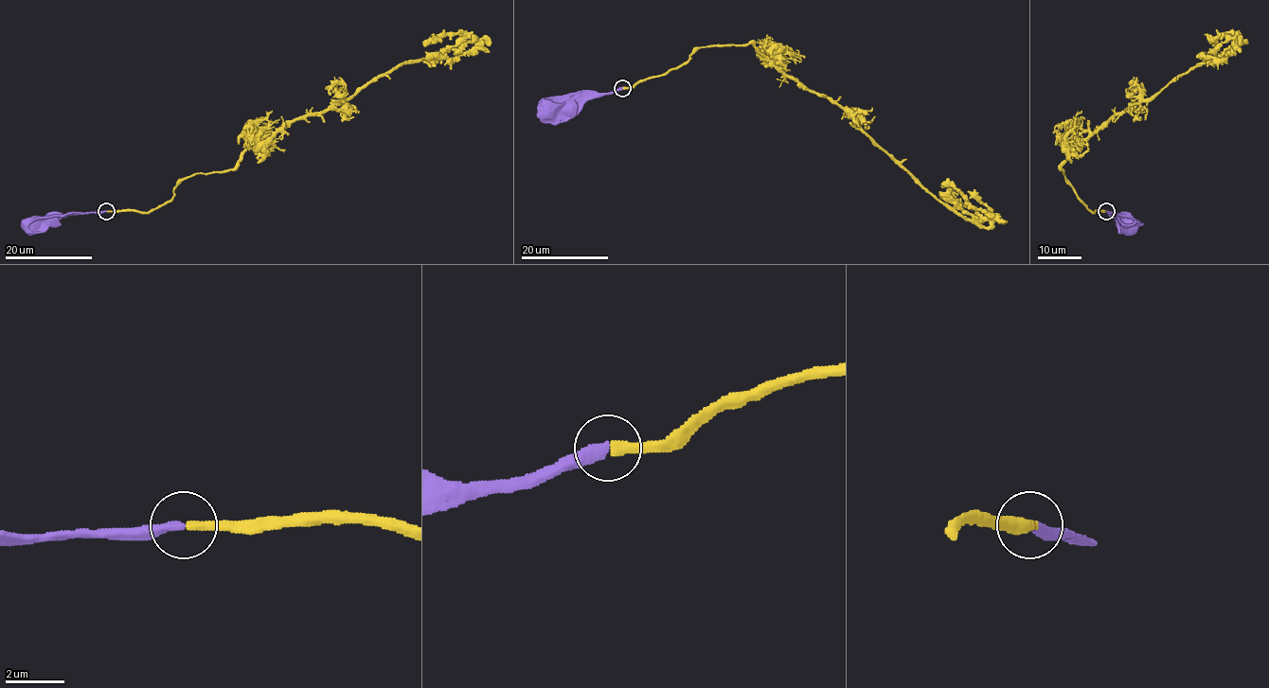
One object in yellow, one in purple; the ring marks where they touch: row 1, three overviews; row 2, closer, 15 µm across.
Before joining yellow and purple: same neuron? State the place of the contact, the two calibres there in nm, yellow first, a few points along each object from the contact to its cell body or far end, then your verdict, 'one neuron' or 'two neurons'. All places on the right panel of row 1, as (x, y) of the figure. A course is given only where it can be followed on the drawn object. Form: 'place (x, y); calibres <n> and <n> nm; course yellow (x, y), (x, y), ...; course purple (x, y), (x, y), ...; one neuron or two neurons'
place (1106, 211); calibres 360 and 380 nm; course yellow (1105, 211), (1091, 212), (1077, 198), (1063, 162), (1114, 115), (1221, 60), (1236, 38), (1223, 59), (1206, 51); course purple (1105, 211), (1128, 225); one neuron

